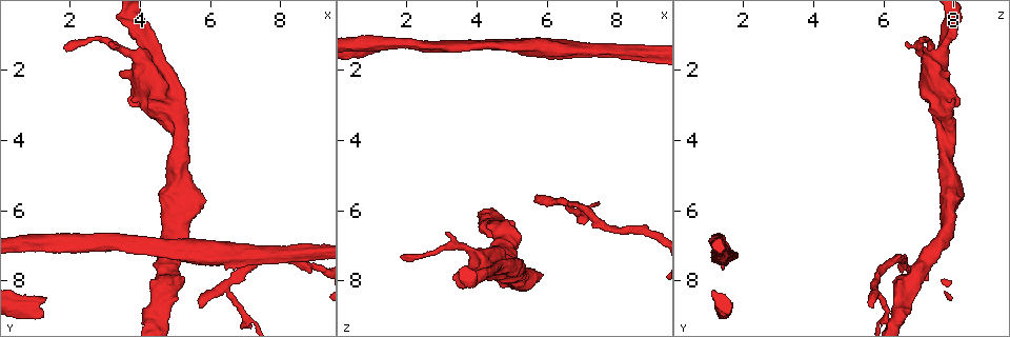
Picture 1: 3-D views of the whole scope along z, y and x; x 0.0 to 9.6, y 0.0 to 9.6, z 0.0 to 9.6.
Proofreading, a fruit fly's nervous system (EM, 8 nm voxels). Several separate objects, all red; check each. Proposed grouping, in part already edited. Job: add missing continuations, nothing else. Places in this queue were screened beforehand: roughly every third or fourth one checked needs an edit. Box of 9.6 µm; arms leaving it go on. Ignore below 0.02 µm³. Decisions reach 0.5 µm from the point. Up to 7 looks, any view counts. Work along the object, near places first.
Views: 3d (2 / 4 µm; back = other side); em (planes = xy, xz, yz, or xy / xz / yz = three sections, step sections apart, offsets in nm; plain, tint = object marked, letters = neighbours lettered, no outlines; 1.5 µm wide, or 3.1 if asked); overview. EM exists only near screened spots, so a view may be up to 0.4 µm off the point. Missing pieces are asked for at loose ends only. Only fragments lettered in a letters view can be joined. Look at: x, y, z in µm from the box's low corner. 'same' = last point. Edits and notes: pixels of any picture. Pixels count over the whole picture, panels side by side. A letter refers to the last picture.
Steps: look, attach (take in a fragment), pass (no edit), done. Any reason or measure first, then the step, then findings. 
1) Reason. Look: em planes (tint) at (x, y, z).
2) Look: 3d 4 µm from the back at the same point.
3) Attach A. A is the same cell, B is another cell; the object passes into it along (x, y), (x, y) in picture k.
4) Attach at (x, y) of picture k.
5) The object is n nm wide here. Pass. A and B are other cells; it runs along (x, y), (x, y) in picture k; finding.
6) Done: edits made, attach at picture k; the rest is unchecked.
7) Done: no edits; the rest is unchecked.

Thick end. Look: 3d 4 µm at (5.70, 5.40, 7.85).

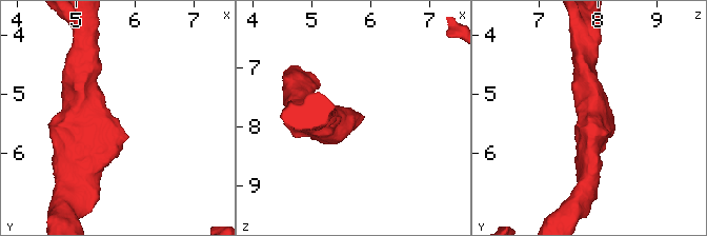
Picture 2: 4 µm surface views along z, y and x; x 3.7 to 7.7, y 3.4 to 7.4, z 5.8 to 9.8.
Look: em xy step 4 (letters) at (5.70, 5.35, 7.90).

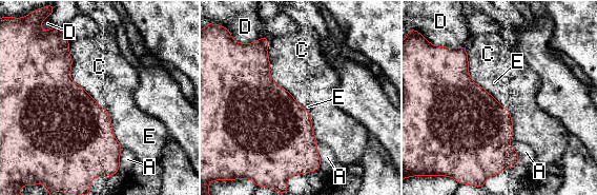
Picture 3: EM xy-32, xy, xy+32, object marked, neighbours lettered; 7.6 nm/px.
Pass. A, C, D and E are other cells; a border runs along (67, 42), (70, 78), (99, 104) in picture 3; none of them fits.

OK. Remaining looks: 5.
Branch stops here. Look: em xz step 4 (letters) at (5.80, 8.75, 5.65).

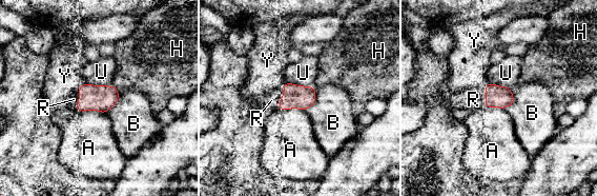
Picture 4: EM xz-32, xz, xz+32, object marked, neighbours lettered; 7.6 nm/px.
Look: em planes (letters) at the same point.

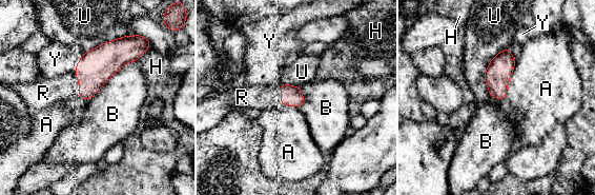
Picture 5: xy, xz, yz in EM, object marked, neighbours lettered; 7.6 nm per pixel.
Attach R. R is the same cell, A, B, H, U and Y are other cells; it goes on there.

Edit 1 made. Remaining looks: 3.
Redraw. Look: overview.

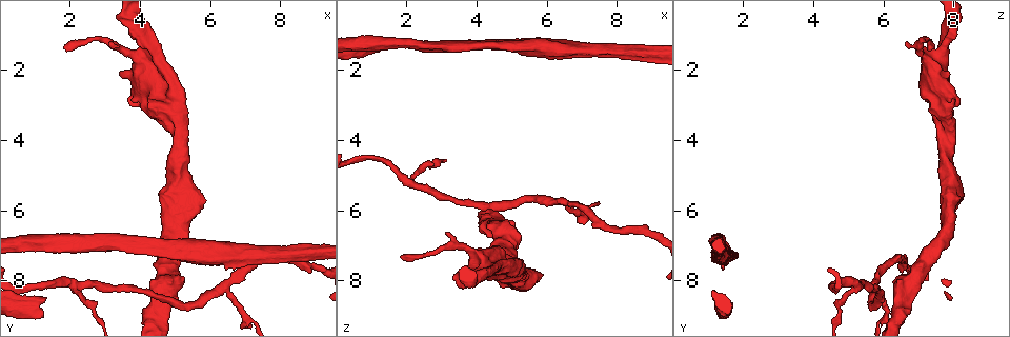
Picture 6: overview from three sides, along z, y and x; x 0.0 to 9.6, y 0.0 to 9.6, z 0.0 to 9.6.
An open end. Look: em xz step 4 (tint) at (3.90, 3.05, 8.05).

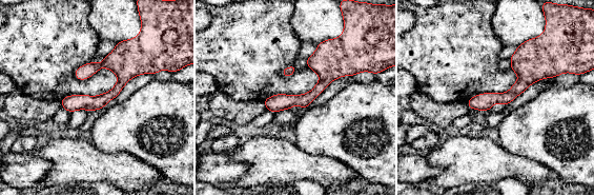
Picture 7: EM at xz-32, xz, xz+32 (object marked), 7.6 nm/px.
Cut it another way. Look: em planes (letters) at the same point.

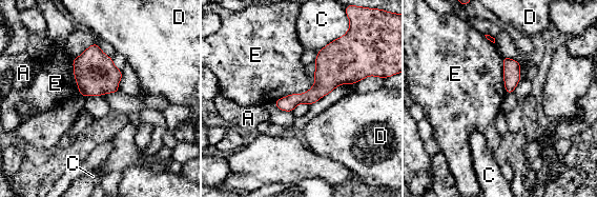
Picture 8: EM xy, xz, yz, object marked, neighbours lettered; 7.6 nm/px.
Pass. A, C, D and E are other cells; no lettered fragment goes on from it.

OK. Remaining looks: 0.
Done: edits made, attach at picture 5; the rest is unchecked.

